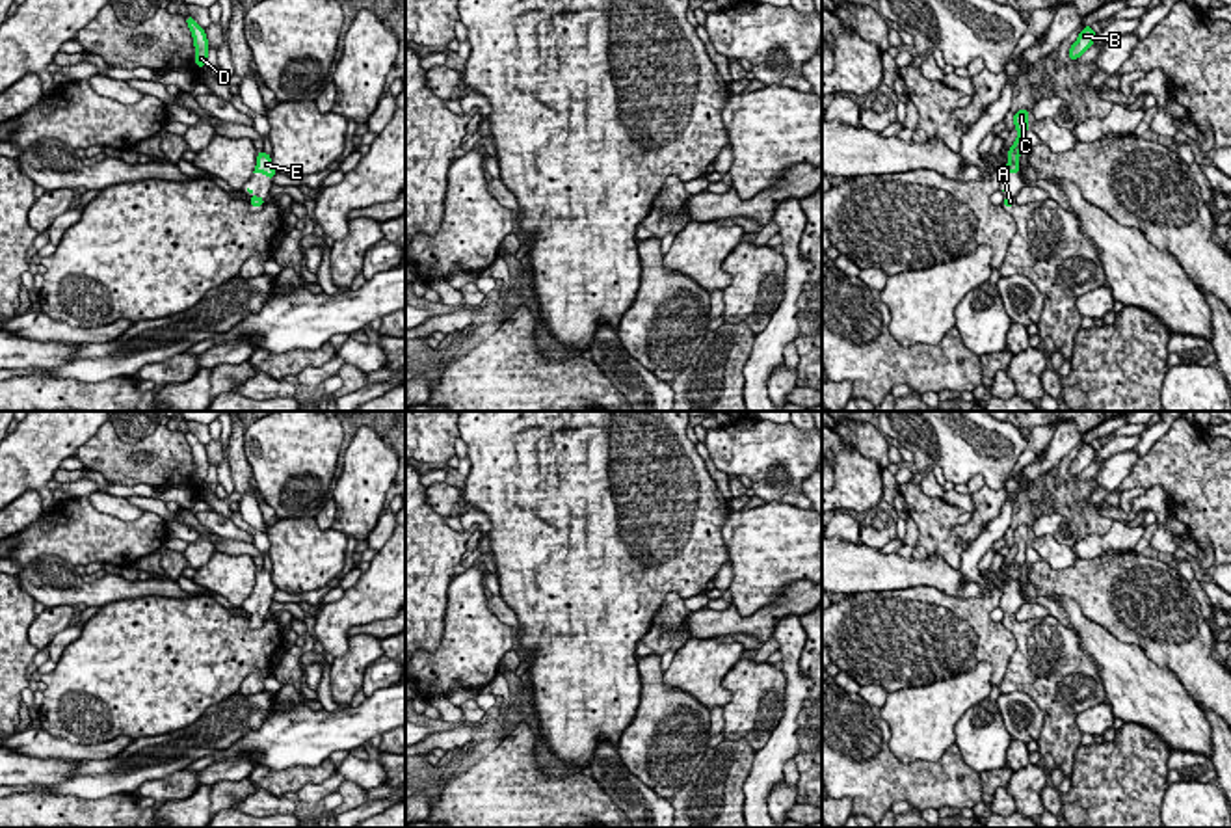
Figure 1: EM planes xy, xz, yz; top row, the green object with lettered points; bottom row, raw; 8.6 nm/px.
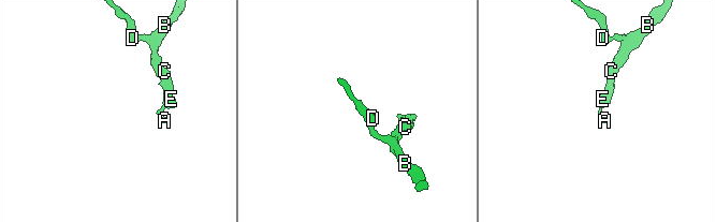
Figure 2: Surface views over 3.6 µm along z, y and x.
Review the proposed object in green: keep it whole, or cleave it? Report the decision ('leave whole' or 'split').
leave whole

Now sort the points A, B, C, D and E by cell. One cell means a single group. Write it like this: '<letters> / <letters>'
A B C D E

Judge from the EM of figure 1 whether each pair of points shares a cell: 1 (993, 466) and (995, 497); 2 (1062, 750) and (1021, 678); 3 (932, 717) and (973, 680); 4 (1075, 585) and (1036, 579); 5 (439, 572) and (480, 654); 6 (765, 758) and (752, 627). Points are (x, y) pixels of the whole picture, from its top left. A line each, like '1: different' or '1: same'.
1: different
2: same
3: same
4: same
5: different
6: different

